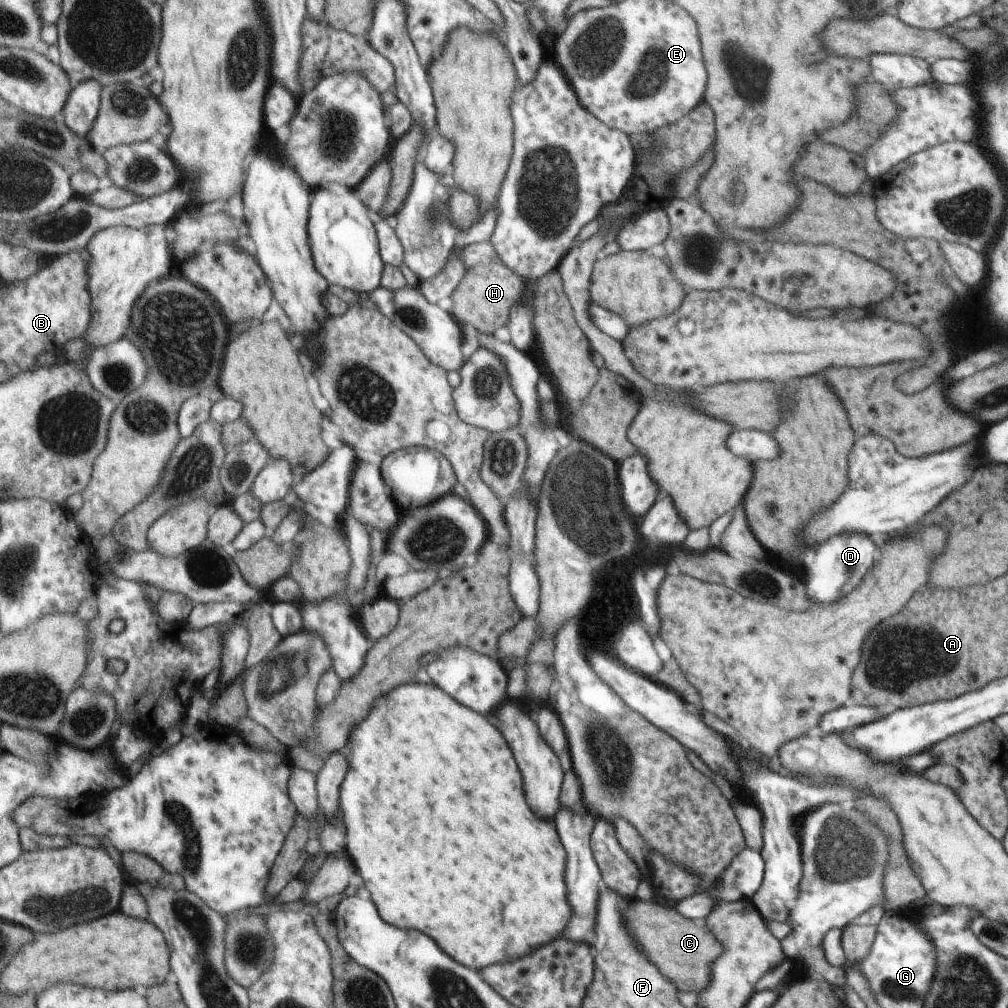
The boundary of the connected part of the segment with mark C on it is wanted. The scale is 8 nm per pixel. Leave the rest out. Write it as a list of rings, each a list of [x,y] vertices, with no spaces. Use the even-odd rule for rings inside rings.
[[[635,897],[635,901],[630,903],[627,909],[627,927],[647,957],[661,970],[666,979],[670,979],[671,983],[675,984],[678,990],[698,994],[711,984],[711,967],[725,952],[725,946],[705,924],[686,918],[678,912],[678,909],[666,907],[656,902],[655,899],[644,901]]]

